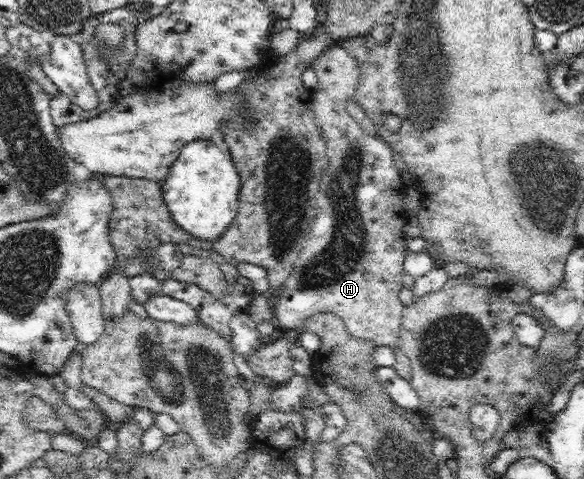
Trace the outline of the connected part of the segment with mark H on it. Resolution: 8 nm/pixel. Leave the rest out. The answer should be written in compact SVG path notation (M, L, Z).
M335 44L314 59L309 67L318 77L317 90L312 94L311 102L316 124L326 138L329 162L322 174L315 202L316 215L310 224L307 241L283 283L285 290L280 292L273 310L274 317L281 329L293 331L302 328L314 313L332 312L342 318L350 336L369 339L376 347L389 345L396 348L400 343L401 317L406 306L398 295L408 283L403 268L404 250L407 249L403 230L408 217L404 211L406 187L394 165L392 148L378 137L368 135L347 111L346 101L353 98L362 77L358 60Z

